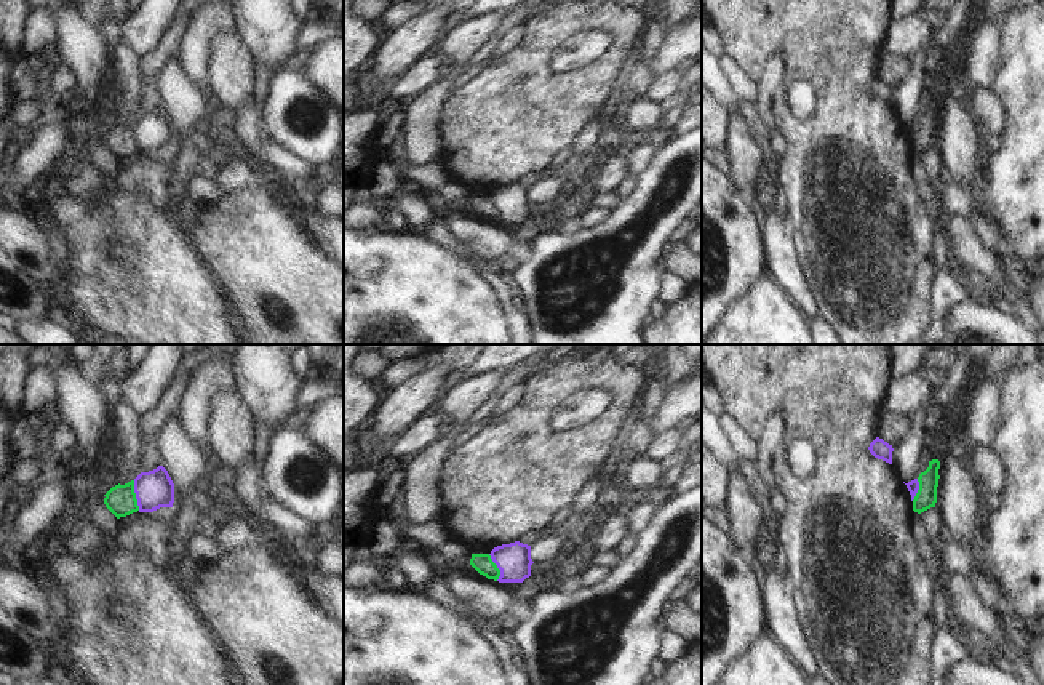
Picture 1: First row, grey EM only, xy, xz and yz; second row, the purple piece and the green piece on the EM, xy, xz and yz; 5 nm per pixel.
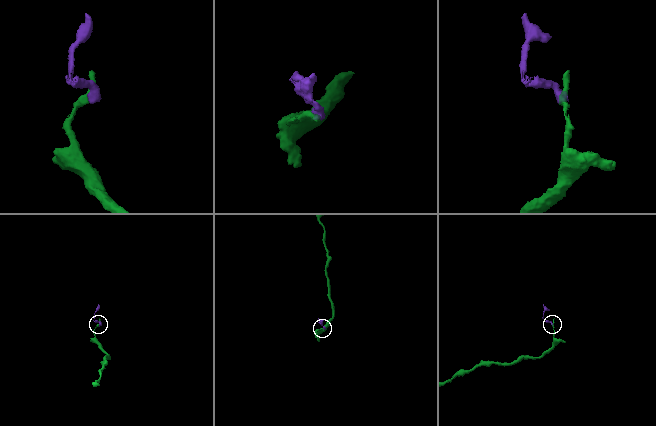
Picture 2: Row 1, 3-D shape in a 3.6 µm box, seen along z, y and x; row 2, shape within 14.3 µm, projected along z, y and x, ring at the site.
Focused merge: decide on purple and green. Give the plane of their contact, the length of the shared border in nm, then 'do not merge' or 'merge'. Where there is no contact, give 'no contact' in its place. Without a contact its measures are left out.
xy | 160 nm | do not merge

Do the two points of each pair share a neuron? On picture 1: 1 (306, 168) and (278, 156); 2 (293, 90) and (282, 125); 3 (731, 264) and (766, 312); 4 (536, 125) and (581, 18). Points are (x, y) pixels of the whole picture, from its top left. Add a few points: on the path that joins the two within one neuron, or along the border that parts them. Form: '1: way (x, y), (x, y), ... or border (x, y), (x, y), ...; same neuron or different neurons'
1: way (299, 168), (285, 162); same neuron
2: way (293, 98), (283, 109), (282, 117); same neuron
3: border (766, 269), (725, 317); different neurons
4: way (536, 96), (536, 53), (552, 37); same neuron

